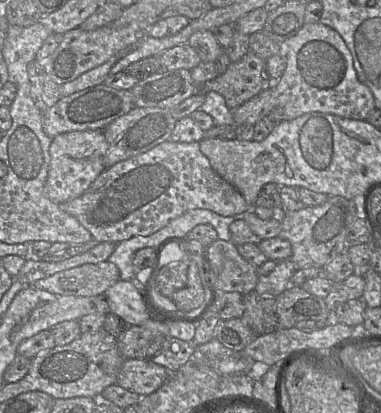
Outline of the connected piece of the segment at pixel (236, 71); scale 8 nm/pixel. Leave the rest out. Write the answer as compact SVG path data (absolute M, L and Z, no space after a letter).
M248 51L241 60L231 62L224 73L199 85L202 89L197 92L204 92L205 95L212 90L218 92L227 107L234 110L271 85L273 83L266 70L266 61Z

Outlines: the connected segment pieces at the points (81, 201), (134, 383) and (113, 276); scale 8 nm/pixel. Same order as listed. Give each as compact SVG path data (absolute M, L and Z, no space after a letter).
M171 140L106 168L82 195L59 205L90 232L95 242L115 244L134 236L151 235L192 209L207 209L222 216L234 216L251 208L243 195L212 169L201 152L200 142Z
M125 359L117 384L140 396L146 396L159 389L170 377L171 372L150 359Z
M108 260L87 263L37 280L32 286L60 295L96 297L120 280L118 267Z

